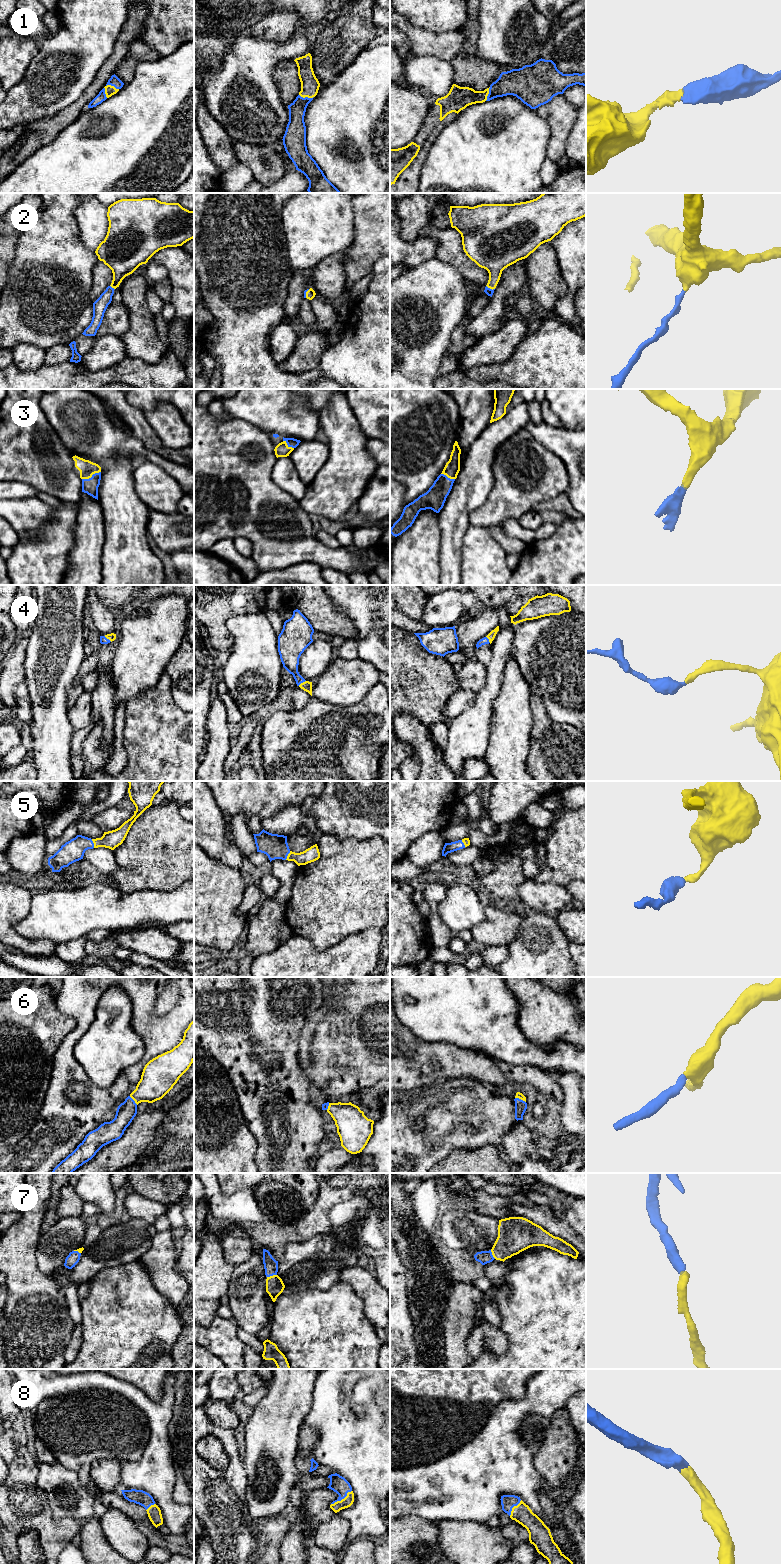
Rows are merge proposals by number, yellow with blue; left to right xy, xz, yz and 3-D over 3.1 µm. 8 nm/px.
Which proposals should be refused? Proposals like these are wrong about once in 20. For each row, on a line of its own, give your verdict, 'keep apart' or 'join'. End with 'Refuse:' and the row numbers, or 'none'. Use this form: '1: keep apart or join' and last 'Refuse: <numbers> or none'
1: join
2: join
3: join
4: join
5: join
6: join
7: join
8: join
Refuse: none

